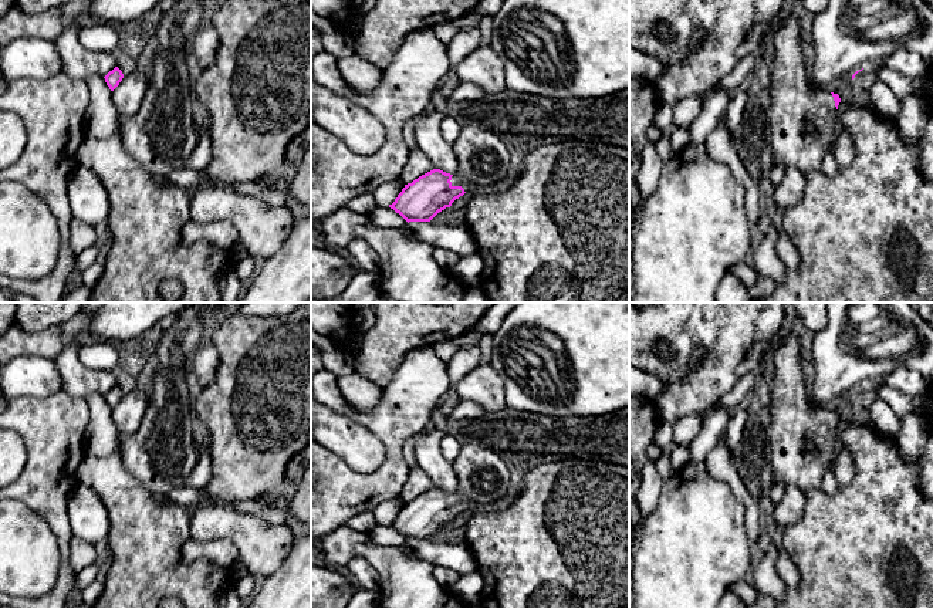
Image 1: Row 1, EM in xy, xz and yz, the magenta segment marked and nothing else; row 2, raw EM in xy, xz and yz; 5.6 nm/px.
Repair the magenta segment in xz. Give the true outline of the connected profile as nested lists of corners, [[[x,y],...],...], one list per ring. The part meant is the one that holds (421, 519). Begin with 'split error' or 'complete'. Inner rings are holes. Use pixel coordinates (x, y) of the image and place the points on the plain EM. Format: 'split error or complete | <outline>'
split error | [[[462,443],[452,466],[459,483],[453,493],[433,487],[405,503],[389,523],[408,541],[430,540],[466,510],[500,499],[511,486],[503,457],[479,443]]]

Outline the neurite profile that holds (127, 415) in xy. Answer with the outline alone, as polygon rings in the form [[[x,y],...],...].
[[[136,388],[124,393],[119,403],[111,409],[114,425],[119,433],[132,435],[141,426],[148,405],[148,389]]]

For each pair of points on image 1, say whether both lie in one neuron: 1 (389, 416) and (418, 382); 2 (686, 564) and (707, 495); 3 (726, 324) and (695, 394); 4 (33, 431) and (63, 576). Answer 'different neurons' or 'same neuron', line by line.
1: same neuron
2: same neuron
3: same neuron
4: same neuron

